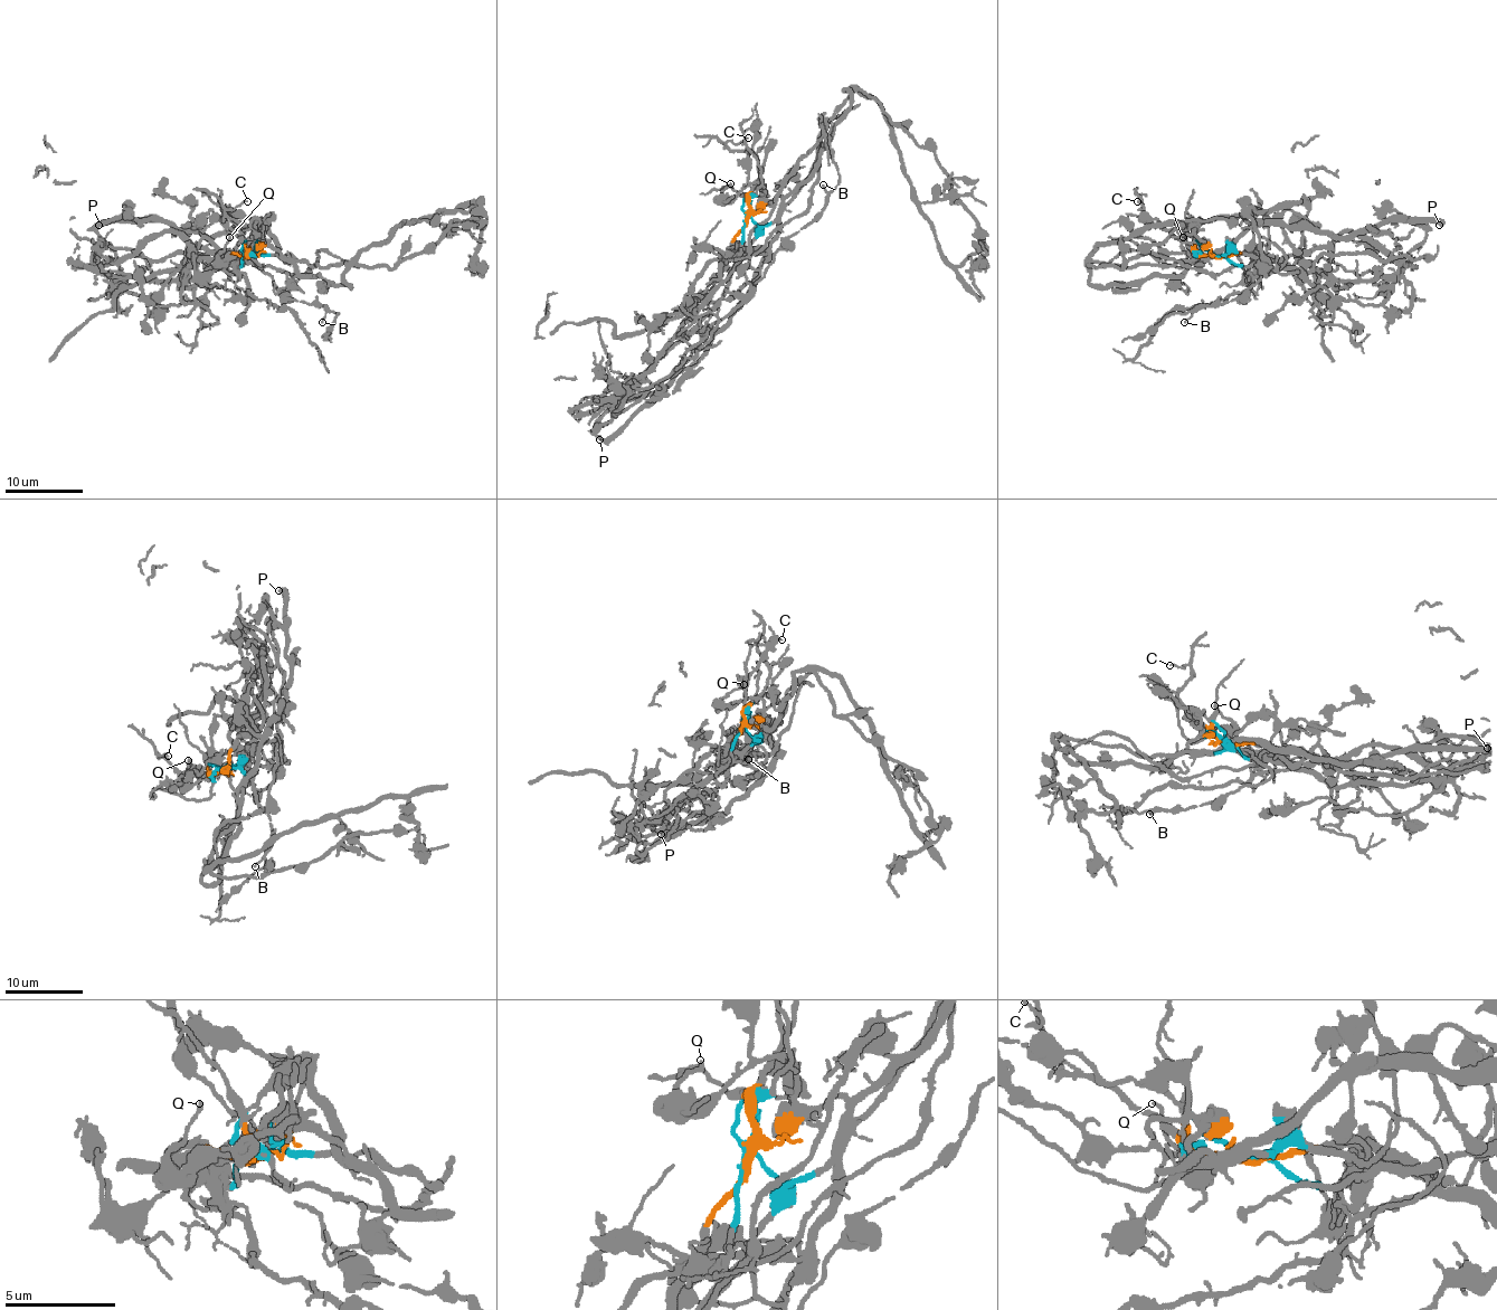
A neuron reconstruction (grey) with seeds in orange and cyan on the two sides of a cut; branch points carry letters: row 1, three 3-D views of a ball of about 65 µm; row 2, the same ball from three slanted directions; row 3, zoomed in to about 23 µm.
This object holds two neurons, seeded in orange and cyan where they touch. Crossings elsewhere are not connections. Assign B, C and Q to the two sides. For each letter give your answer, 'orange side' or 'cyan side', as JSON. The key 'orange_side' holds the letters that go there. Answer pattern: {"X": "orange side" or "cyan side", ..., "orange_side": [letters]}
{"B": "cyan side", "C": "orange side", "Q": "orange side", "orange_side": ["C", "Q"]}

